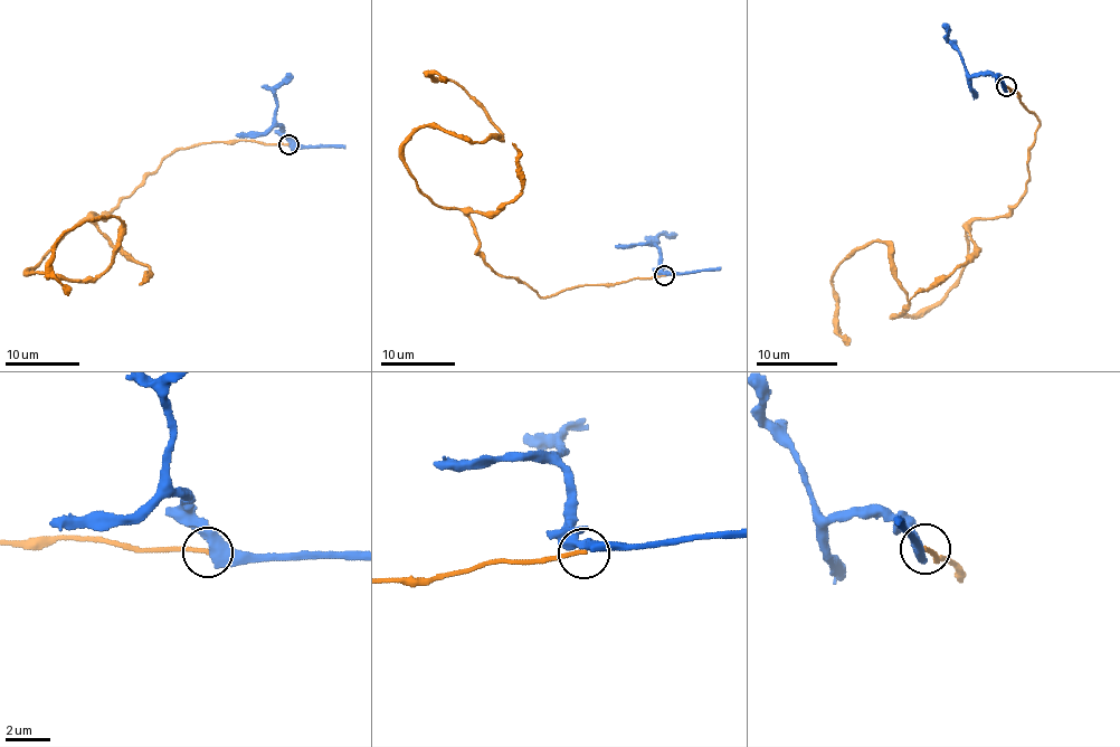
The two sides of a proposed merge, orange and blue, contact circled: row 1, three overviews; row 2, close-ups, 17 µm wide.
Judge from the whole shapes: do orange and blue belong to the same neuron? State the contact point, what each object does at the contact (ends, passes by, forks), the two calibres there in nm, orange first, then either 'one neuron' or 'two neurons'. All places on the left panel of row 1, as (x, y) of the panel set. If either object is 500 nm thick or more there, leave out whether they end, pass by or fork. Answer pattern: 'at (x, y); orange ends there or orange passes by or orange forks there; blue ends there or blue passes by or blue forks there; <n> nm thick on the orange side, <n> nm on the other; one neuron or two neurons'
at (288, 144); orange ends there; blue passes by; 180 nm thick on the orange side, 460 nm on the other; two neurons

